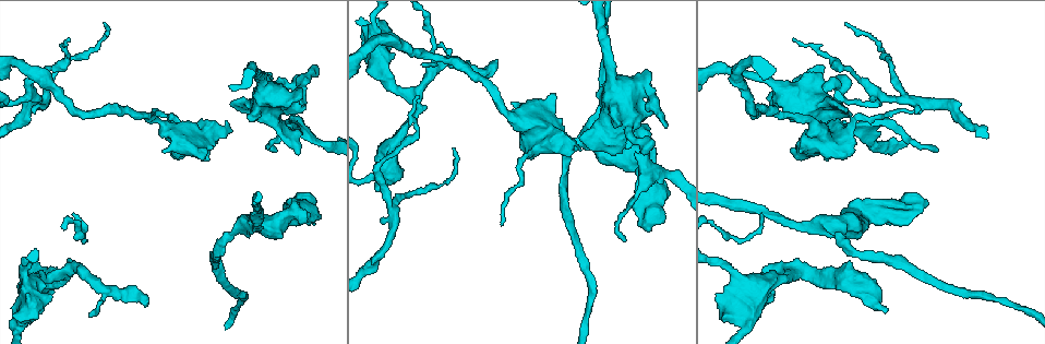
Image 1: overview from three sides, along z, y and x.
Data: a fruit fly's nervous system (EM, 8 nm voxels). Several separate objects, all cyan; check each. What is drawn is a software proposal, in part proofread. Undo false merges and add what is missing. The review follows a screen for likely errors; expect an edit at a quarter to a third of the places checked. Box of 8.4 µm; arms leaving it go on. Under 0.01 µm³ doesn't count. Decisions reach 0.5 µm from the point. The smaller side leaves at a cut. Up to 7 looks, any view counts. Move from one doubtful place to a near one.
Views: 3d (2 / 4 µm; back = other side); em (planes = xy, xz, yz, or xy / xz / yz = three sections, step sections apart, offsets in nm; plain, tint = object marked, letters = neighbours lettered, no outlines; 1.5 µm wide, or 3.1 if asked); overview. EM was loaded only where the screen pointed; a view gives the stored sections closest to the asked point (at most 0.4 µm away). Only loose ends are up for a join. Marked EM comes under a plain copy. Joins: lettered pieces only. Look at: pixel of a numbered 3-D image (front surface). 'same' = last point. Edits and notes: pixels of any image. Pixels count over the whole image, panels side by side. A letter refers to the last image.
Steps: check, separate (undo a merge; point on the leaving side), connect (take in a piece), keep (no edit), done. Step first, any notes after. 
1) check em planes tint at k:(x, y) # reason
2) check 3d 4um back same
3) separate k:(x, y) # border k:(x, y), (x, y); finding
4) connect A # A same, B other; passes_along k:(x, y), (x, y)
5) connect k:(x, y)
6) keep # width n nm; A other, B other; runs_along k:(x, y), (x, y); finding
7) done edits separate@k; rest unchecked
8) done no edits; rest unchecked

check 3d 2um at 1:(153, 112) # branch stops here

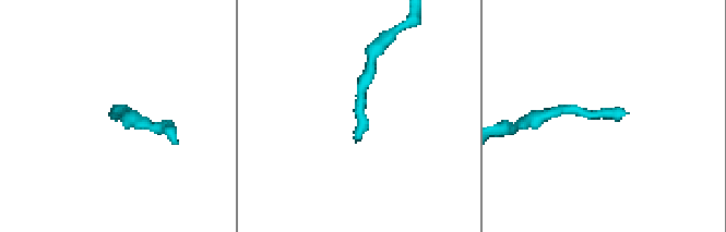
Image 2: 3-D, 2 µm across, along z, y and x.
check em planes letters at 2:(623, 113) # now the EM

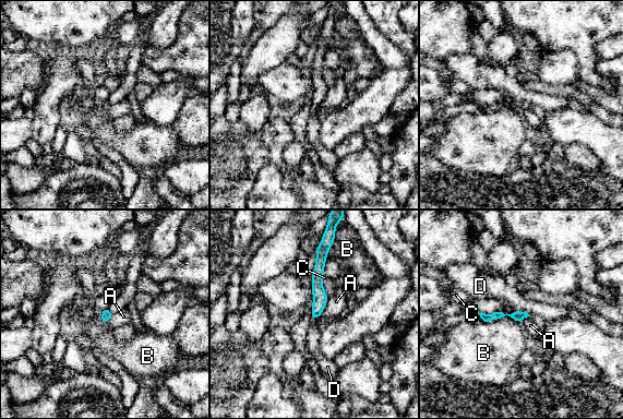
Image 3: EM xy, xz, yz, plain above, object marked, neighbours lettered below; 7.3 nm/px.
keep # A other, B other, C other, D other; border 3:(328, 296), (326, 306), (320, 314); no lettered piece goes on from it

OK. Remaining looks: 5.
check em planes letters at 1:(66, 39) # long arm stops here

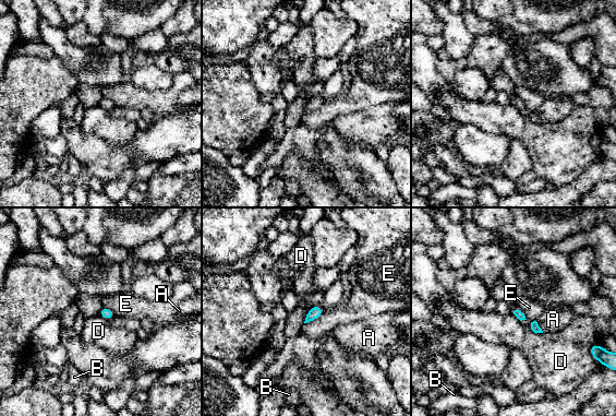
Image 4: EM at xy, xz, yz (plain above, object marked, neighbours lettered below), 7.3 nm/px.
keep # A other, B other, D other, E other; border 4:(530, 329), (542, 333); none of them fits

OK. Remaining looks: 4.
check em planes letters at 1:(926, 206) # branch stops here

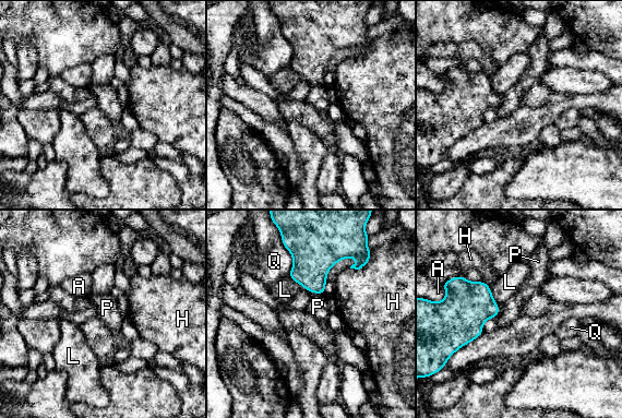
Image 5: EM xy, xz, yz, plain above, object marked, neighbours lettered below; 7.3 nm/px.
keep # A other, H other, L other, P other, Q other; border 5:(312, 291), (324, 295); none of them fits

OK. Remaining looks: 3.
done no edits; rest unchecked

